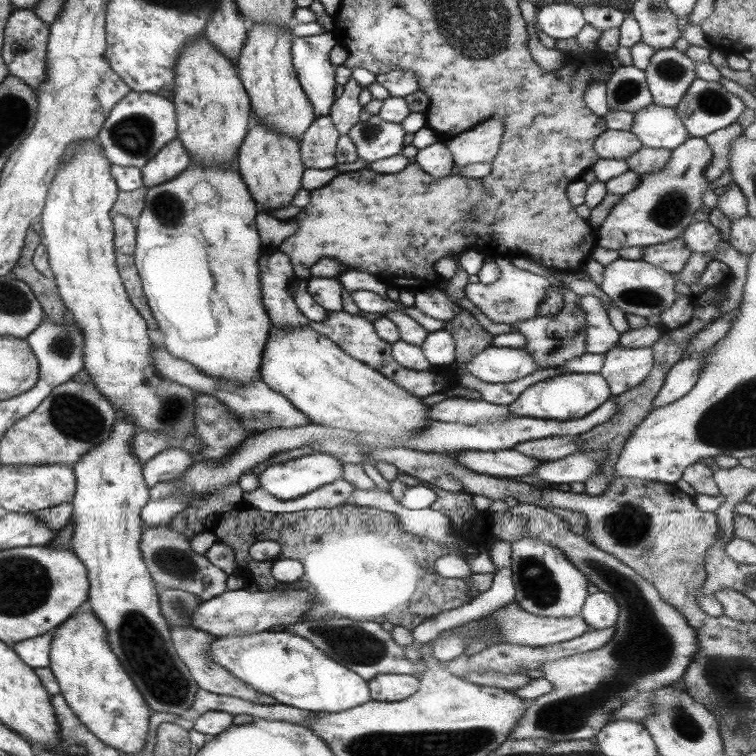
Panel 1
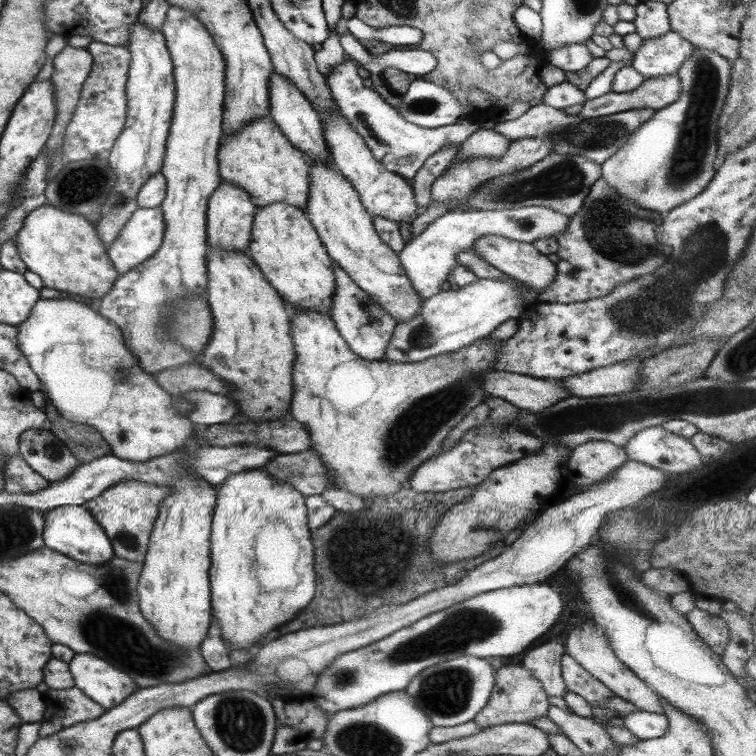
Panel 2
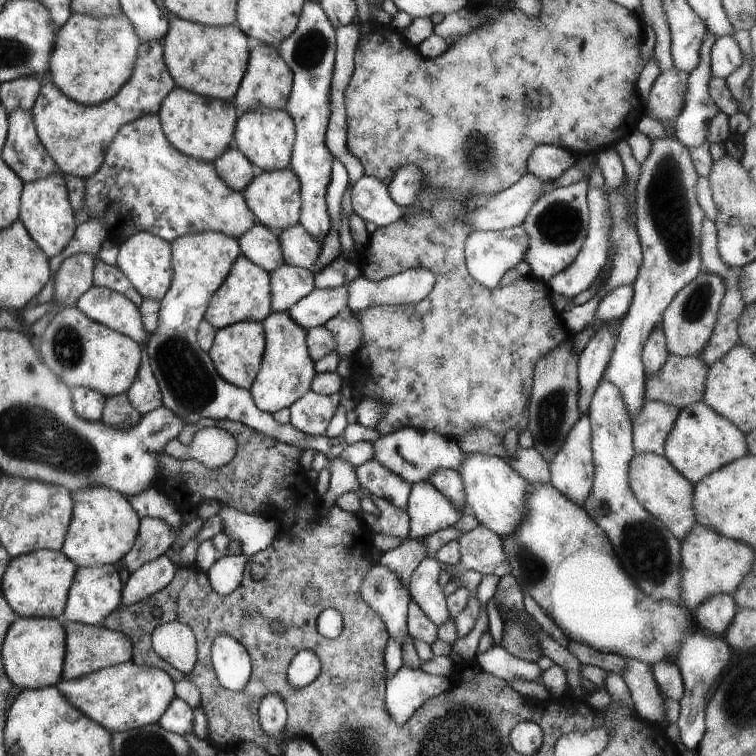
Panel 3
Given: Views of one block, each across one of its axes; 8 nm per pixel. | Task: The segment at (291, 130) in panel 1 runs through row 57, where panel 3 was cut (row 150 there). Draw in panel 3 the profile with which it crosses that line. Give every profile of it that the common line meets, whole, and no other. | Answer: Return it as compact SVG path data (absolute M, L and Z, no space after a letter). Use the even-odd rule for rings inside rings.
M247 110L235 122L231 145L251 164L261 170L281 170L290 166L291 149L294 143L295 129L293 120L284 110Z

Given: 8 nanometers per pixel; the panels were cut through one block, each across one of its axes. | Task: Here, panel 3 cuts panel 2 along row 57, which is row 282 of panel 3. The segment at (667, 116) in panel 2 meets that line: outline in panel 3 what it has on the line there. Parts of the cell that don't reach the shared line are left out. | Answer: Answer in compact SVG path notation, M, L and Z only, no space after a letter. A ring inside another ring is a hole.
M701 269L691 282L685 282L681 290L677 290L677 294L665 306L661 316L660 326L668 354L679 358L699 355L699 352L705 348L707 340L711 338L723 292L725 292L725 286L721 278L717 278L715 274L709 274L704 269Z

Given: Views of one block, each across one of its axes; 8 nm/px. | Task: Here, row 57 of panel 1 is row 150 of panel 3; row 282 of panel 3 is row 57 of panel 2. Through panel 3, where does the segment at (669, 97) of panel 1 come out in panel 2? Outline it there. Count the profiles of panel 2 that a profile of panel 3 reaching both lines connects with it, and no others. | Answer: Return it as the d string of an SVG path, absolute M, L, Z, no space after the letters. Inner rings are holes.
M671 30L665 34L642 39L641 46L632 54L631 66L644 76L676 74L681 61L690 55L692 44Z

